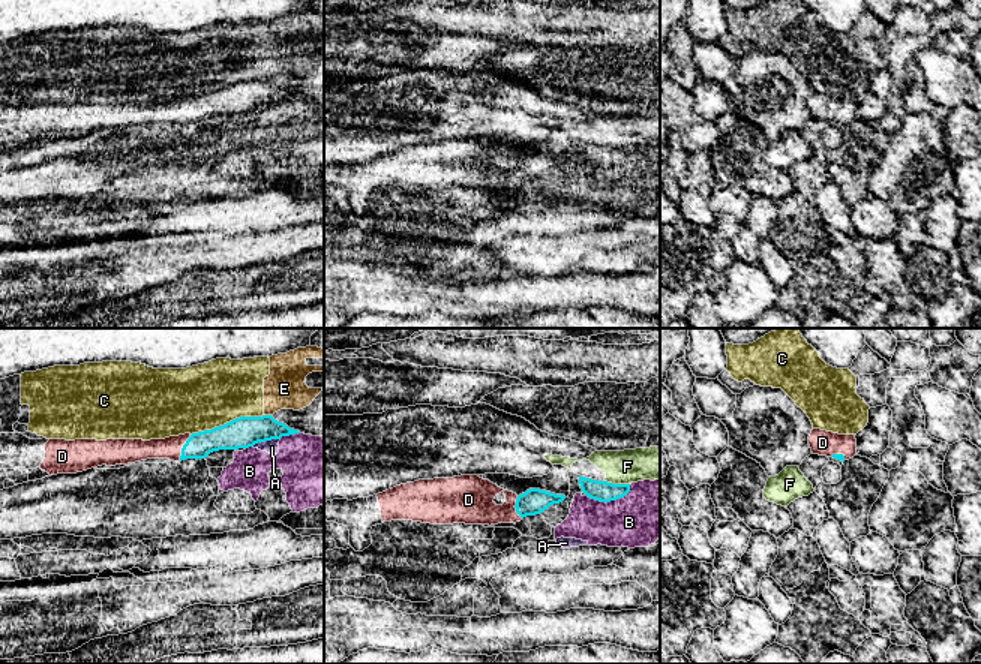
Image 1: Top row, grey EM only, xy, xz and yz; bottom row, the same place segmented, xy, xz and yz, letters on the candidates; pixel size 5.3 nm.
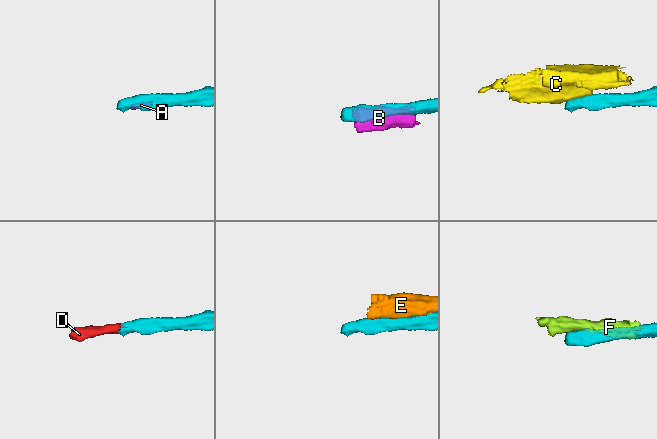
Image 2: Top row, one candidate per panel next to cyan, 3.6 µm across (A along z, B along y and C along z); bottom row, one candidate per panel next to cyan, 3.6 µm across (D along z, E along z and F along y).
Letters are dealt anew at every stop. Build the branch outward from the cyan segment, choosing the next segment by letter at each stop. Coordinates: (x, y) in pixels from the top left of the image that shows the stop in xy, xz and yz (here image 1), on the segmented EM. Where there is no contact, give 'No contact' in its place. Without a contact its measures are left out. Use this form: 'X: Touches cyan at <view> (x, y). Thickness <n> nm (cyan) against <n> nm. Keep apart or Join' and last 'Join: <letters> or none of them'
A: Touches cyan at xy (266, 439). Thickness 170 nm (cyan) against 70 nm. Keep apart
B: Touches cyan at xz (611, 499). Thickness 110 nm (cyan) against 320 nm. Keep apart
C: Touches cyan at xy (227, 423). Thickness 170 nm (cyan) against 360 nm. Keep apart
D: Touches cyan at xy (182, 448). Thickness 140 nm (cyan) against 130 nm. Join
E: Touches cyan at xy (267, 415). Thickness 170 nm (cyan) against 220 nm. Keep apart
F: Touches cyan at xz (617, 484). Thickness 110 nm (cyan) against 180 nm. Keep apart
Join: D

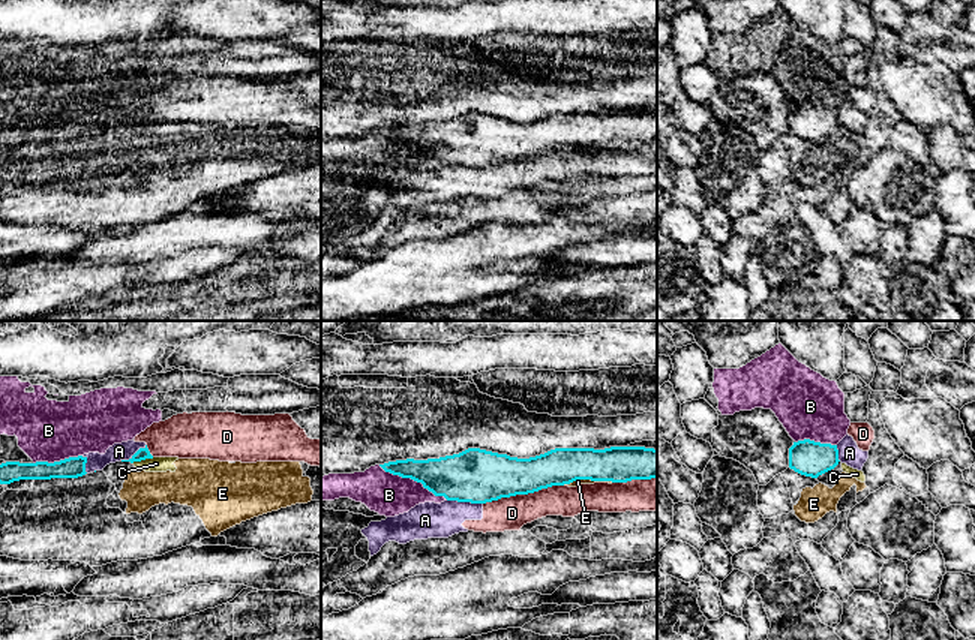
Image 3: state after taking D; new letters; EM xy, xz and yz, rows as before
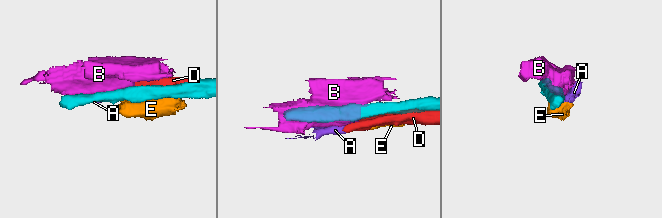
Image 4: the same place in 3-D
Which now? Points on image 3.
A: Touches cyan at xz (465, 501). Thickness 300 nm (cyan) against 190 nm. Keep apart
B: Touches cyan at xz (413, 478). Thickness 260 nm (cyan) against 220 nm. Keep apart
C: Touches cyan at xy (143, 459). Thickness 60 nm (cyan) against 80 nm. Keep apart
D: Touches cyan at xz (522, 493). Thickness 280 nm (cyan) against 180 nm. Keep apart
E: Touches cyan at xz (587, 478). Thickness 200 nm (cyan) against 30 nm. Keep apart
Join: none of them

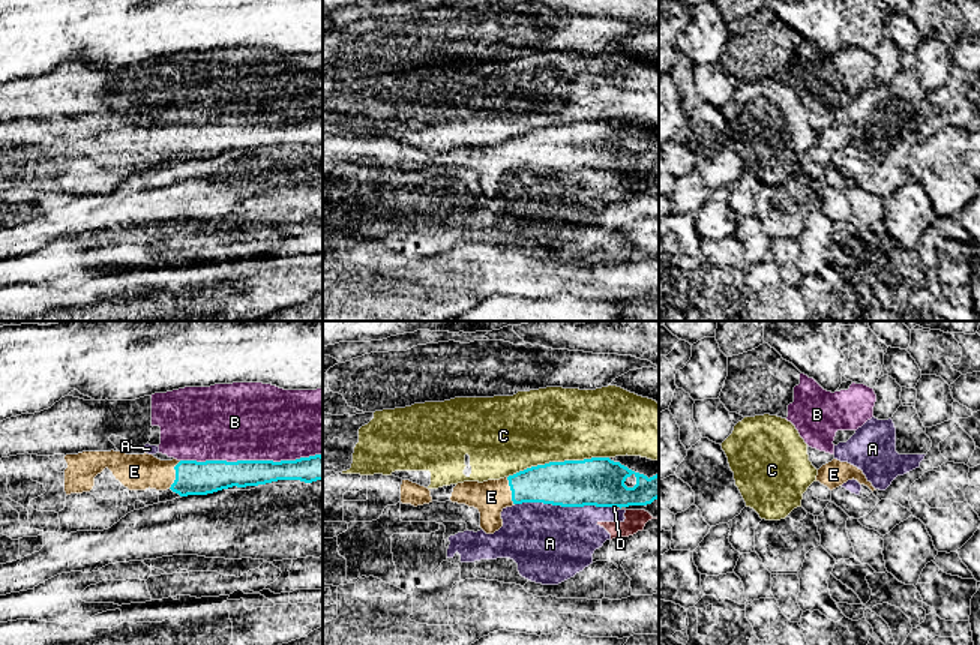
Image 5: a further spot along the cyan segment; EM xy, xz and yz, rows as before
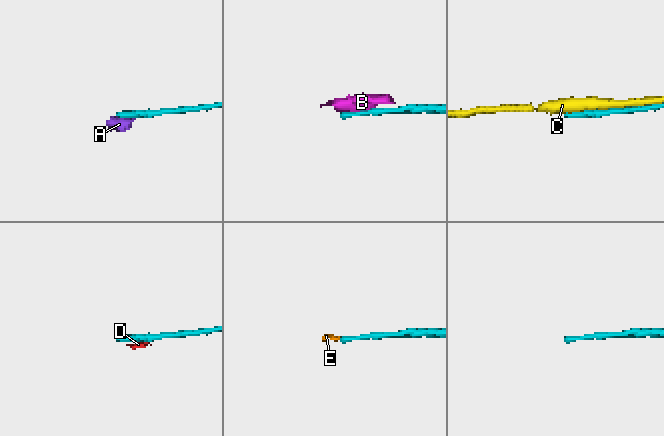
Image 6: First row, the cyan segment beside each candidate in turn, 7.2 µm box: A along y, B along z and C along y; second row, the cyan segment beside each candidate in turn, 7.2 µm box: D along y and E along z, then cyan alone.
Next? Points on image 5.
A: Touches cyan at xz (565, 506). Thickness 260 nm (cyan) against 420 nm. Keep apart
B: Touches cyan at xy (251, 461). Thickness 170 nm (cyan) against 420 nm. Keep apart
C: Touches cyan at xz (557, 462). Thickness 260 nm (cyan) against 400 nm. Keep apart
D: Touches cyan at xz (617, 506). Thickness 260 nm (cyan) against 20 nm. Keep apart
E: Touches cyan at xy (176, 474). Thickness 180 nm (cyan) against 190 nm. Join
Join: E

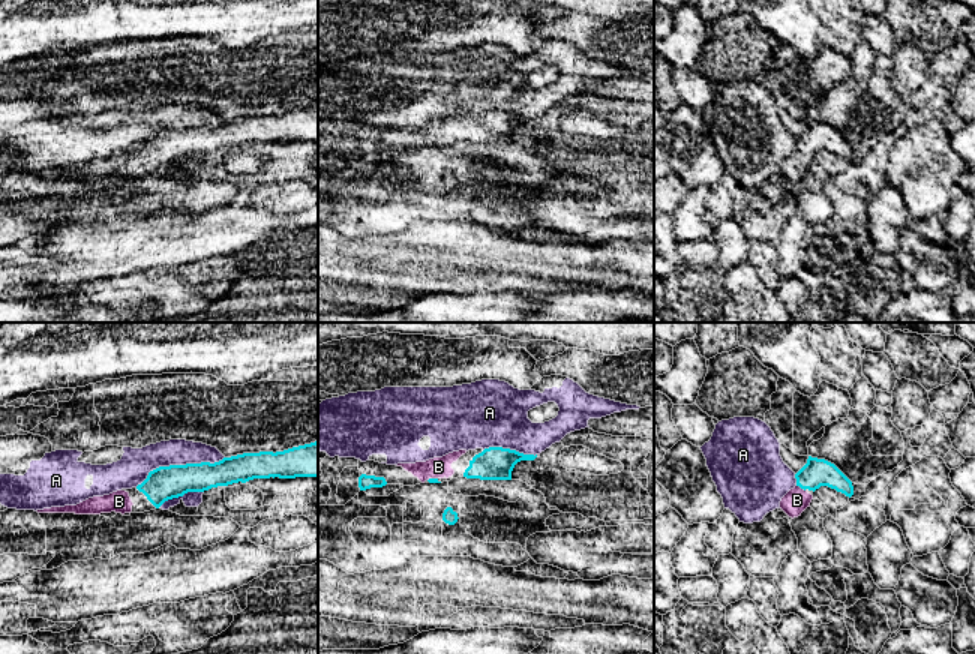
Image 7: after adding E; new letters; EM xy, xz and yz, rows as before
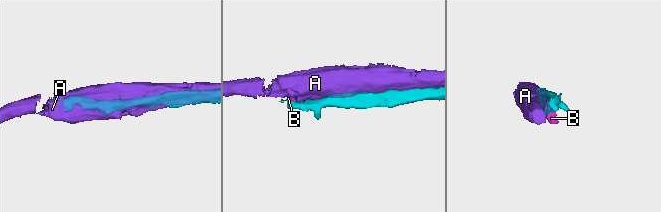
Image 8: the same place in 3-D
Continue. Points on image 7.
A: Touches cyan at xy (179, 465). Thickness 180 nm (cyan) against 170 nm. Keep apart
B: Touches cyan at yz (801, 488). Thickness 150 nm (cyan) against 140 nm. Join
Join: B

